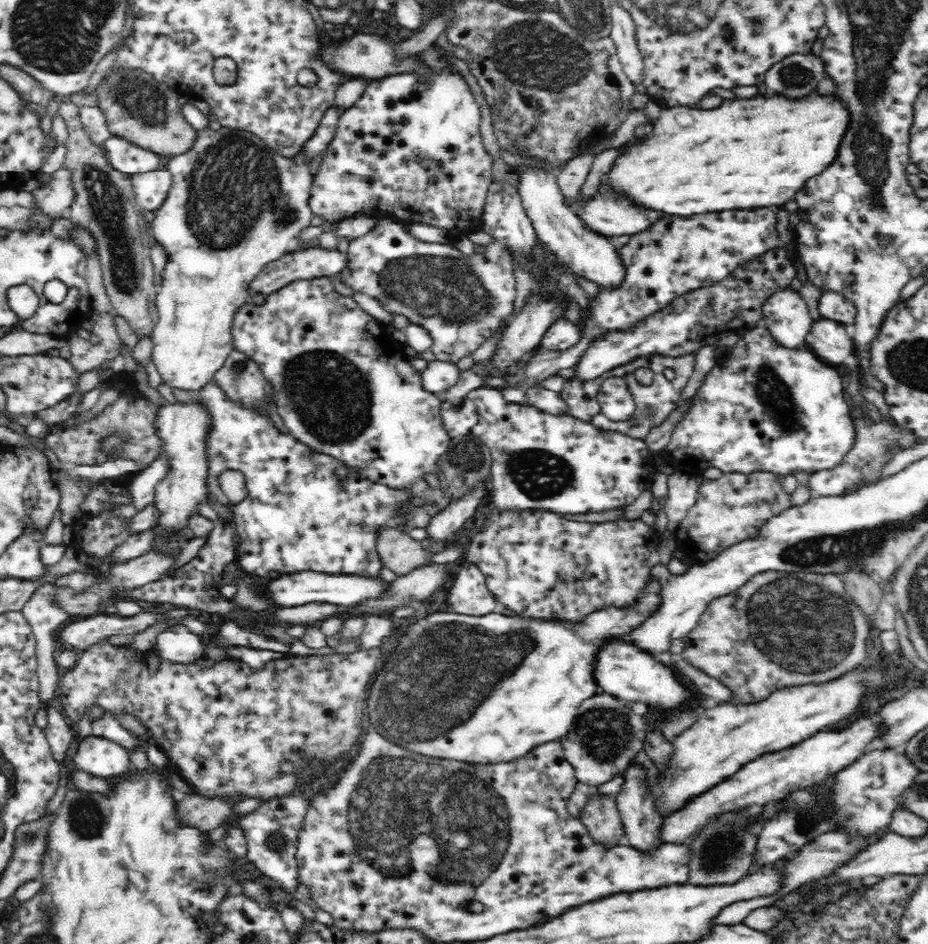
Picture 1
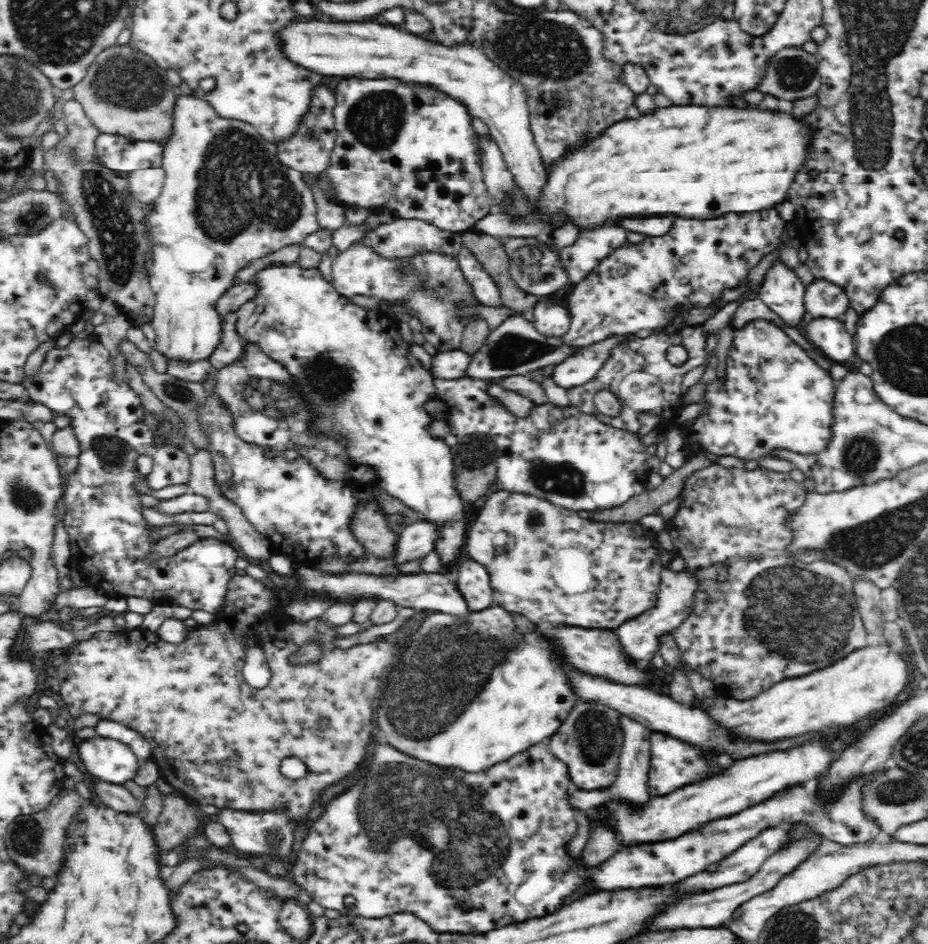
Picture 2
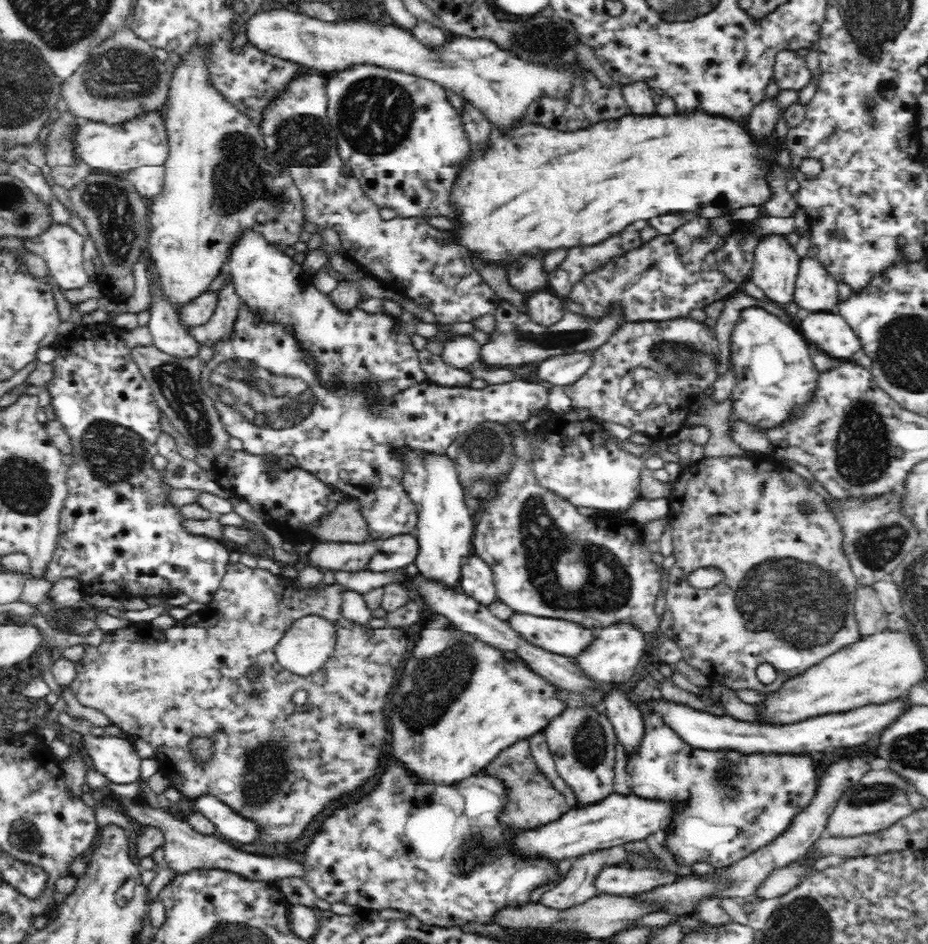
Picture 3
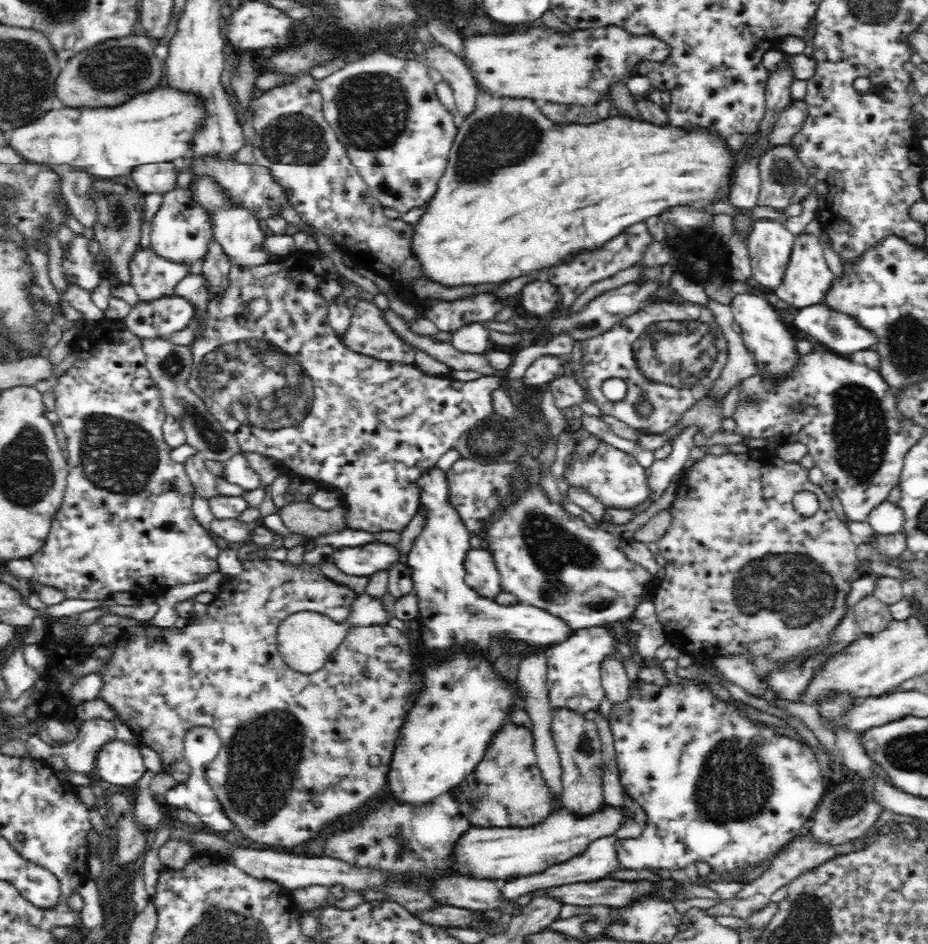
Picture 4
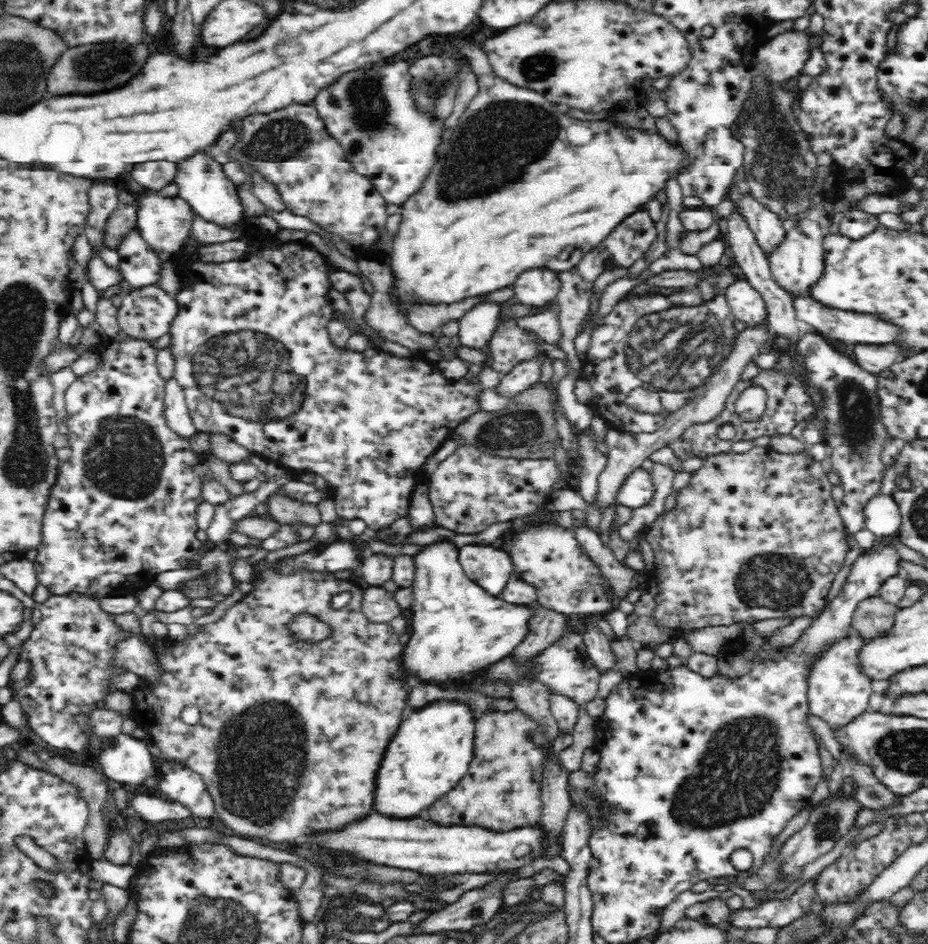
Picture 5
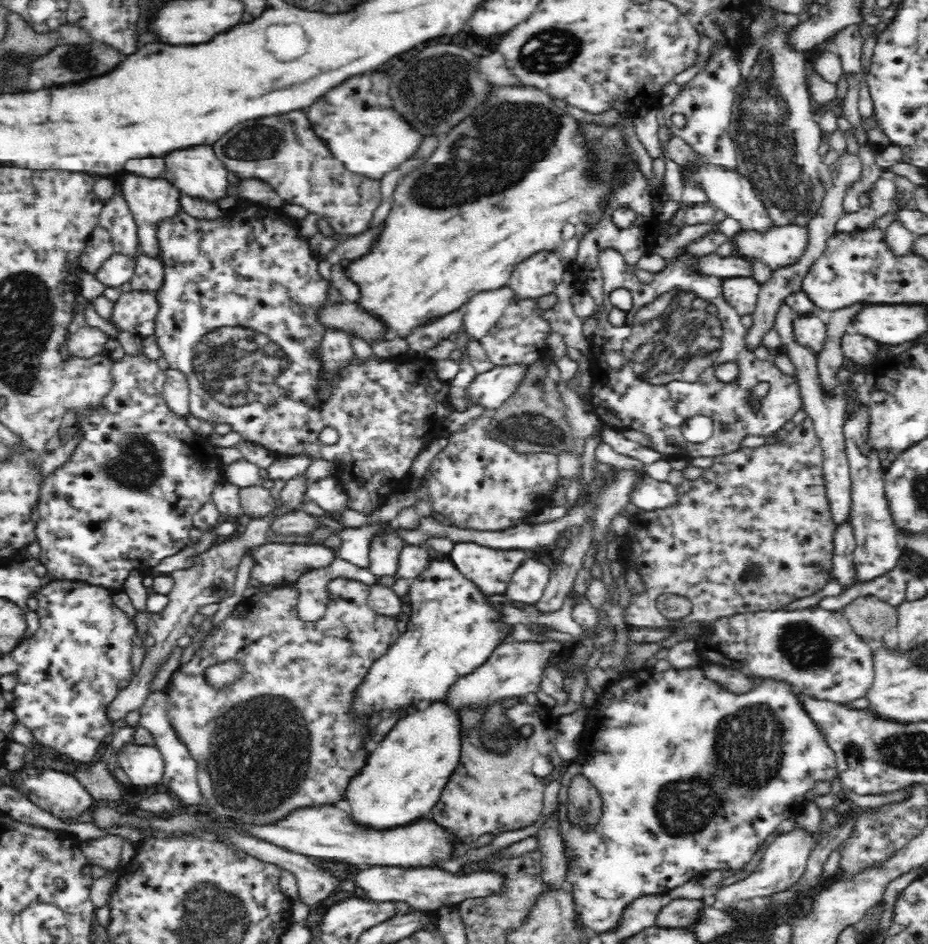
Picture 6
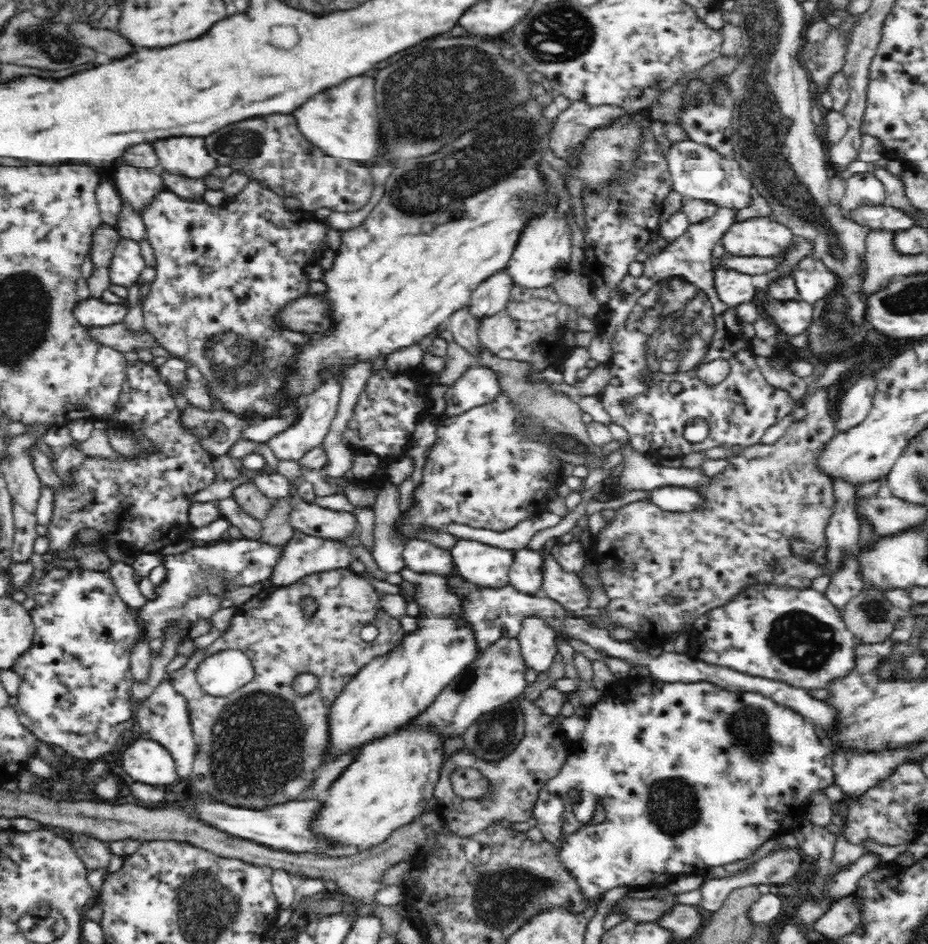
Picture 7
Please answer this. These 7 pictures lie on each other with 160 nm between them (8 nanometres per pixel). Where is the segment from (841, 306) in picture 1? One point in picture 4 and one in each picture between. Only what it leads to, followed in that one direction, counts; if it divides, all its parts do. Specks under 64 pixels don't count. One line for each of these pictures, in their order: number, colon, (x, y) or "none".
2: (822, 298)
3: (815, 289)
4: (806, 277)

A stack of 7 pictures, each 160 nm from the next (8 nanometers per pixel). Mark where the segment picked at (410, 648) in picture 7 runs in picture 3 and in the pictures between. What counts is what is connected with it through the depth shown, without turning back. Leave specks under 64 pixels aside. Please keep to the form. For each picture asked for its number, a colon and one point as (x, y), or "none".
3: (445, 529)
4: (452, 614)
5: (458, 629)
6: (452, 628)

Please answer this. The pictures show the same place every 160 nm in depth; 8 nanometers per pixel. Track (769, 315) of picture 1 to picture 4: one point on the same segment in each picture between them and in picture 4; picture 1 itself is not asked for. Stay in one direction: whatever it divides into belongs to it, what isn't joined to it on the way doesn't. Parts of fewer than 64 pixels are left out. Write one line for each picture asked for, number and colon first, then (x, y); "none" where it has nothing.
2: (781, 290)
3: (775, 264)
4: (769, 244)

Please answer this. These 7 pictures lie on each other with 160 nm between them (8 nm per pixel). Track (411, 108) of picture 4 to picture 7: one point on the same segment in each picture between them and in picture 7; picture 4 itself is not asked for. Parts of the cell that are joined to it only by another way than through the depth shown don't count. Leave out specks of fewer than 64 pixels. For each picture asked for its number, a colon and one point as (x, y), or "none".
5: (385, 138)
6: (355, 120)
7: (342, 121)

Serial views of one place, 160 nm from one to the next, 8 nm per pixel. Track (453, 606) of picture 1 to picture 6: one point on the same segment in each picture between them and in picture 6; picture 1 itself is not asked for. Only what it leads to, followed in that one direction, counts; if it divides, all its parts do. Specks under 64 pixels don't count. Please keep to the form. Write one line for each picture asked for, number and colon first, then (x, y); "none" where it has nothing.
2: (473, 581)
3: (476, 577)
4: (481, 573)
5: (490, 568)
6: (490, 570)

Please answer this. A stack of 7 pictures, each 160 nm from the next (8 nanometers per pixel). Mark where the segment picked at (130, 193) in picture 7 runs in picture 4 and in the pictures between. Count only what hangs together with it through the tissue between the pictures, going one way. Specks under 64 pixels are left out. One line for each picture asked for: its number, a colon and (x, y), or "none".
4: (180, 231)
5: (164, 223)
6: (150, 199)

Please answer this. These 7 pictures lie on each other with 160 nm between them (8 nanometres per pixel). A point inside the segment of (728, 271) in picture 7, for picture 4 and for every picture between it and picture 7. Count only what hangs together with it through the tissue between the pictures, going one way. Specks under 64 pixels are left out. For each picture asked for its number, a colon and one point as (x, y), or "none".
4: (766, 336)
5: (746, 302)
6: (741, 293)

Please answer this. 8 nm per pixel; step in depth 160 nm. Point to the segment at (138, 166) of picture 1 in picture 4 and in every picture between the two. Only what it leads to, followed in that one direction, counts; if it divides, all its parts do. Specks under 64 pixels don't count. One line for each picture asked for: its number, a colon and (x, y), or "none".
2: (118, 153)
3: (114, 149)
4: (157, 126)

